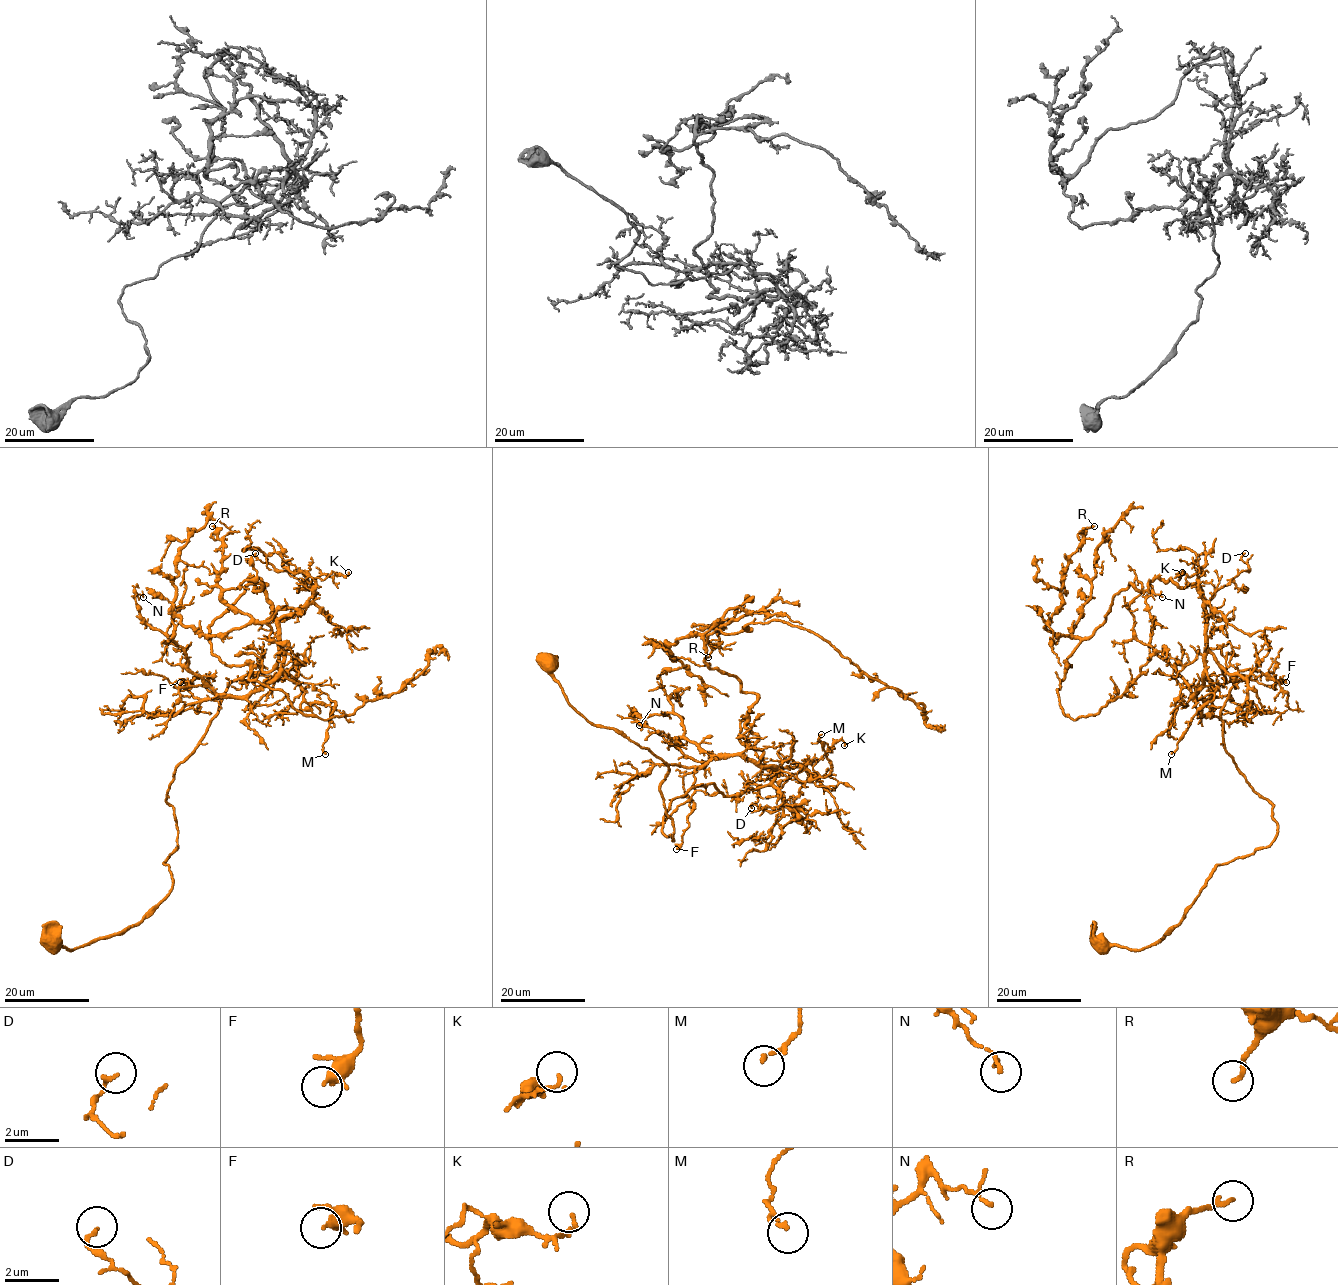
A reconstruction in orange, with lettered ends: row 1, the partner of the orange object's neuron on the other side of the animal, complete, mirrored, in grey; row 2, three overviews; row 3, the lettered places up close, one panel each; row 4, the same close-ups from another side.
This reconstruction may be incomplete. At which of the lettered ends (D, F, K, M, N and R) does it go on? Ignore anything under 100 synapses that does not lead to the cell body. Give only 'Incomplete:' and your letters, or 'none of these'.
Incomplete: none of these

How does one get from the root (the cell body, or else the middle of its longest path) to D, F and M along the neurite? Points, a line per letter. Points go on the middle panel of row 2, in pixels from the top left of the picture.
D: (548, 661), (589, 722), (668, 765), (667, 836), (693, 786), (809, 771), (781, 809), (751, 808)
F: (548, 661), (589, 722), (668, 765), (673, 840), (672, 800), (779, 768), (687, 773), (676, 849)
M: (548, 661), (589, 722), (668, 765), (673, 840), (662, 818), (693, 786), (826, 777), (821, 734)

